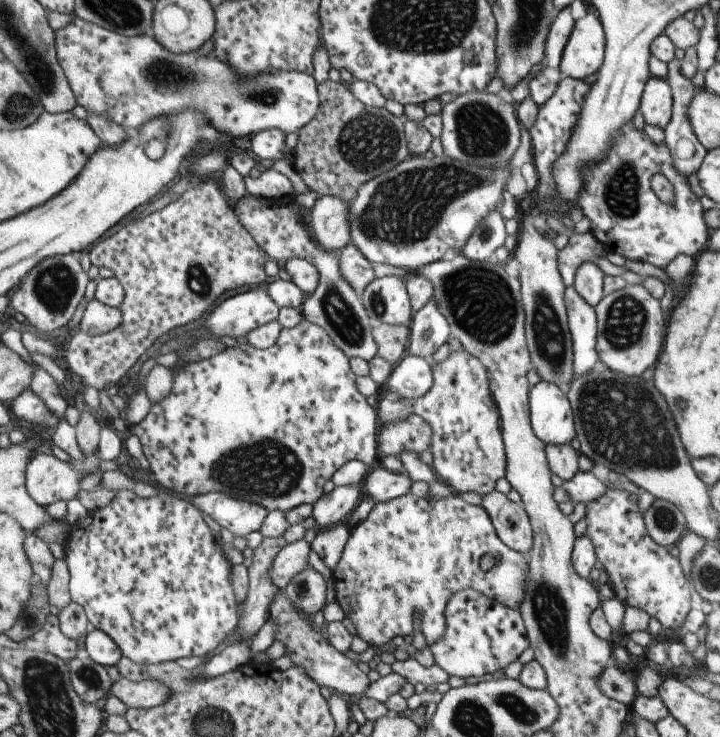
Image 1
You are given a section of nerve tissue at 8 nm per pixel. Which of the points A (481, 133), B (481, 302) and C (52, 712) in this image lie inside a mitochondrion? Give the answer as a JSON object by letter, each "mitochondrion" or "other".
{"A":"mitochondrion","B":"mitochondrion","C":"mitochondrion"}

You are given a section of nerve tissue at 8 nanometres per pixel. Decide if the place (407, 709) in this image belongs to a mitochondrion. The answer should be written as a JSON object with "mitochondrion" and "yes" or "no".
{"mitochondrion":"no"}

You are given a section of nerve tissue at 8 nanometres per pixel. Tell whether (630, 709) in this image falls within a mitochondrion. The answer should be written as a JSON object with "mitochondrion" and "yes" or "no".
{"mitochondrion":"no"}

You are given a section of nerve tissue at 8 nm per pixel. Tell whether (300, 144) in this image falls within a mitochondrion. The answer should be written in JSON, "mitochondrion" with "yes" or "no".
{"mitochondrion":"no"}

